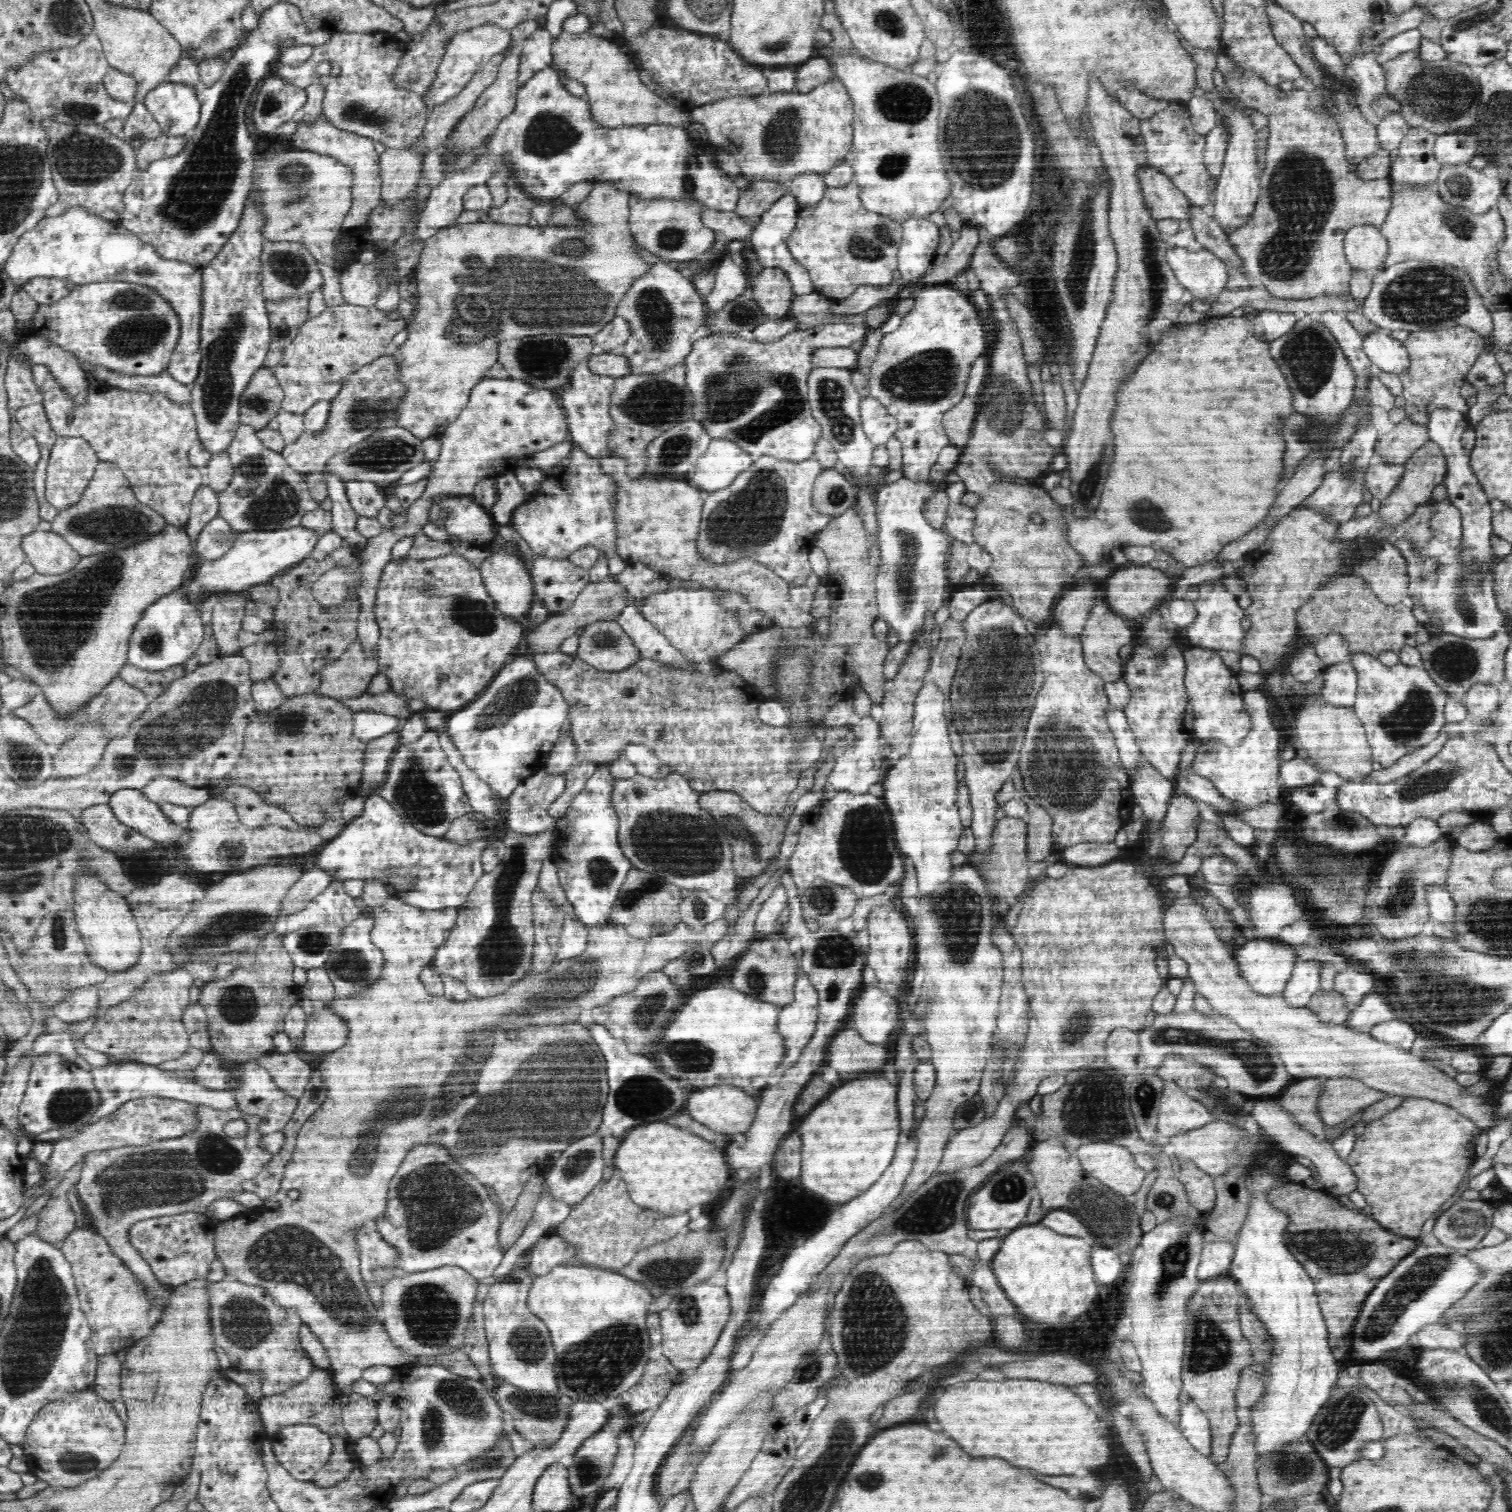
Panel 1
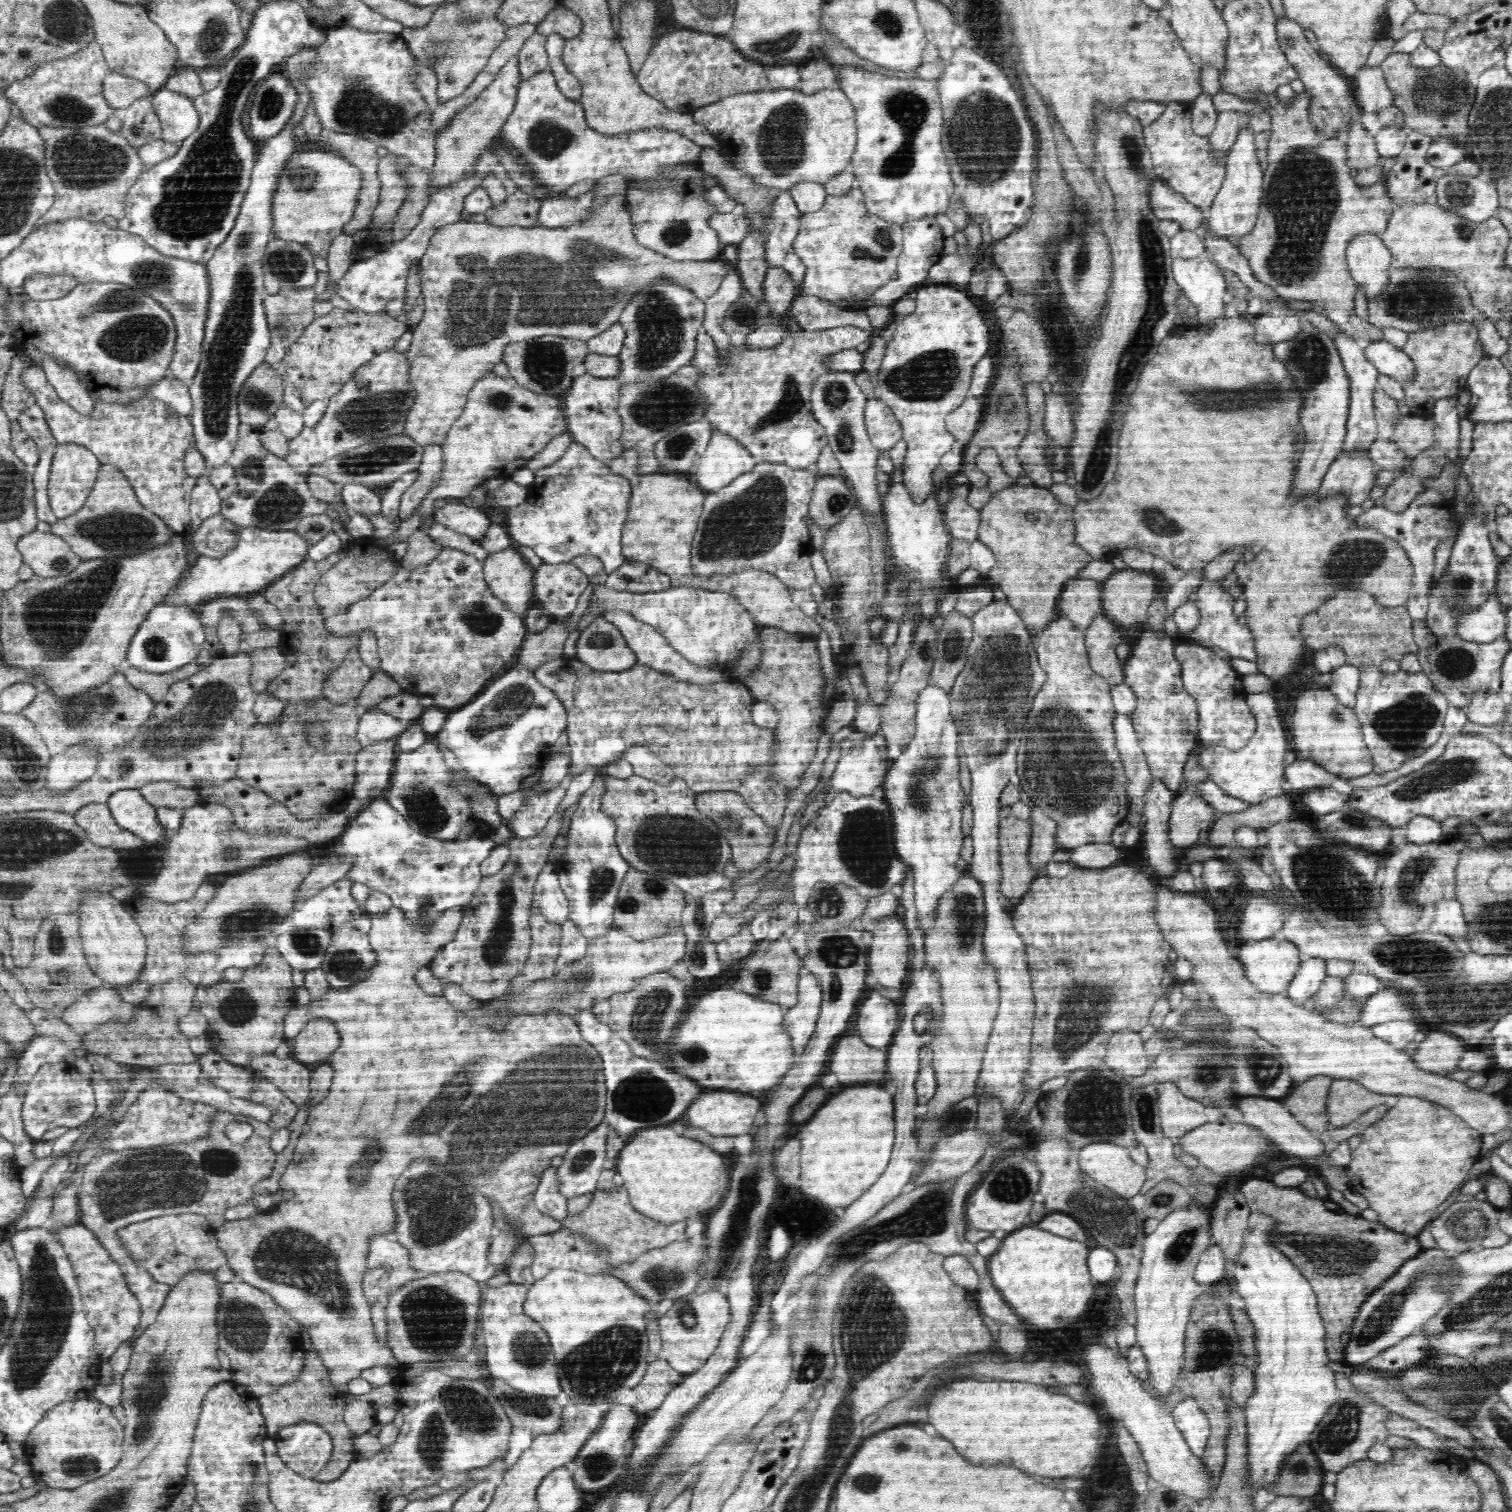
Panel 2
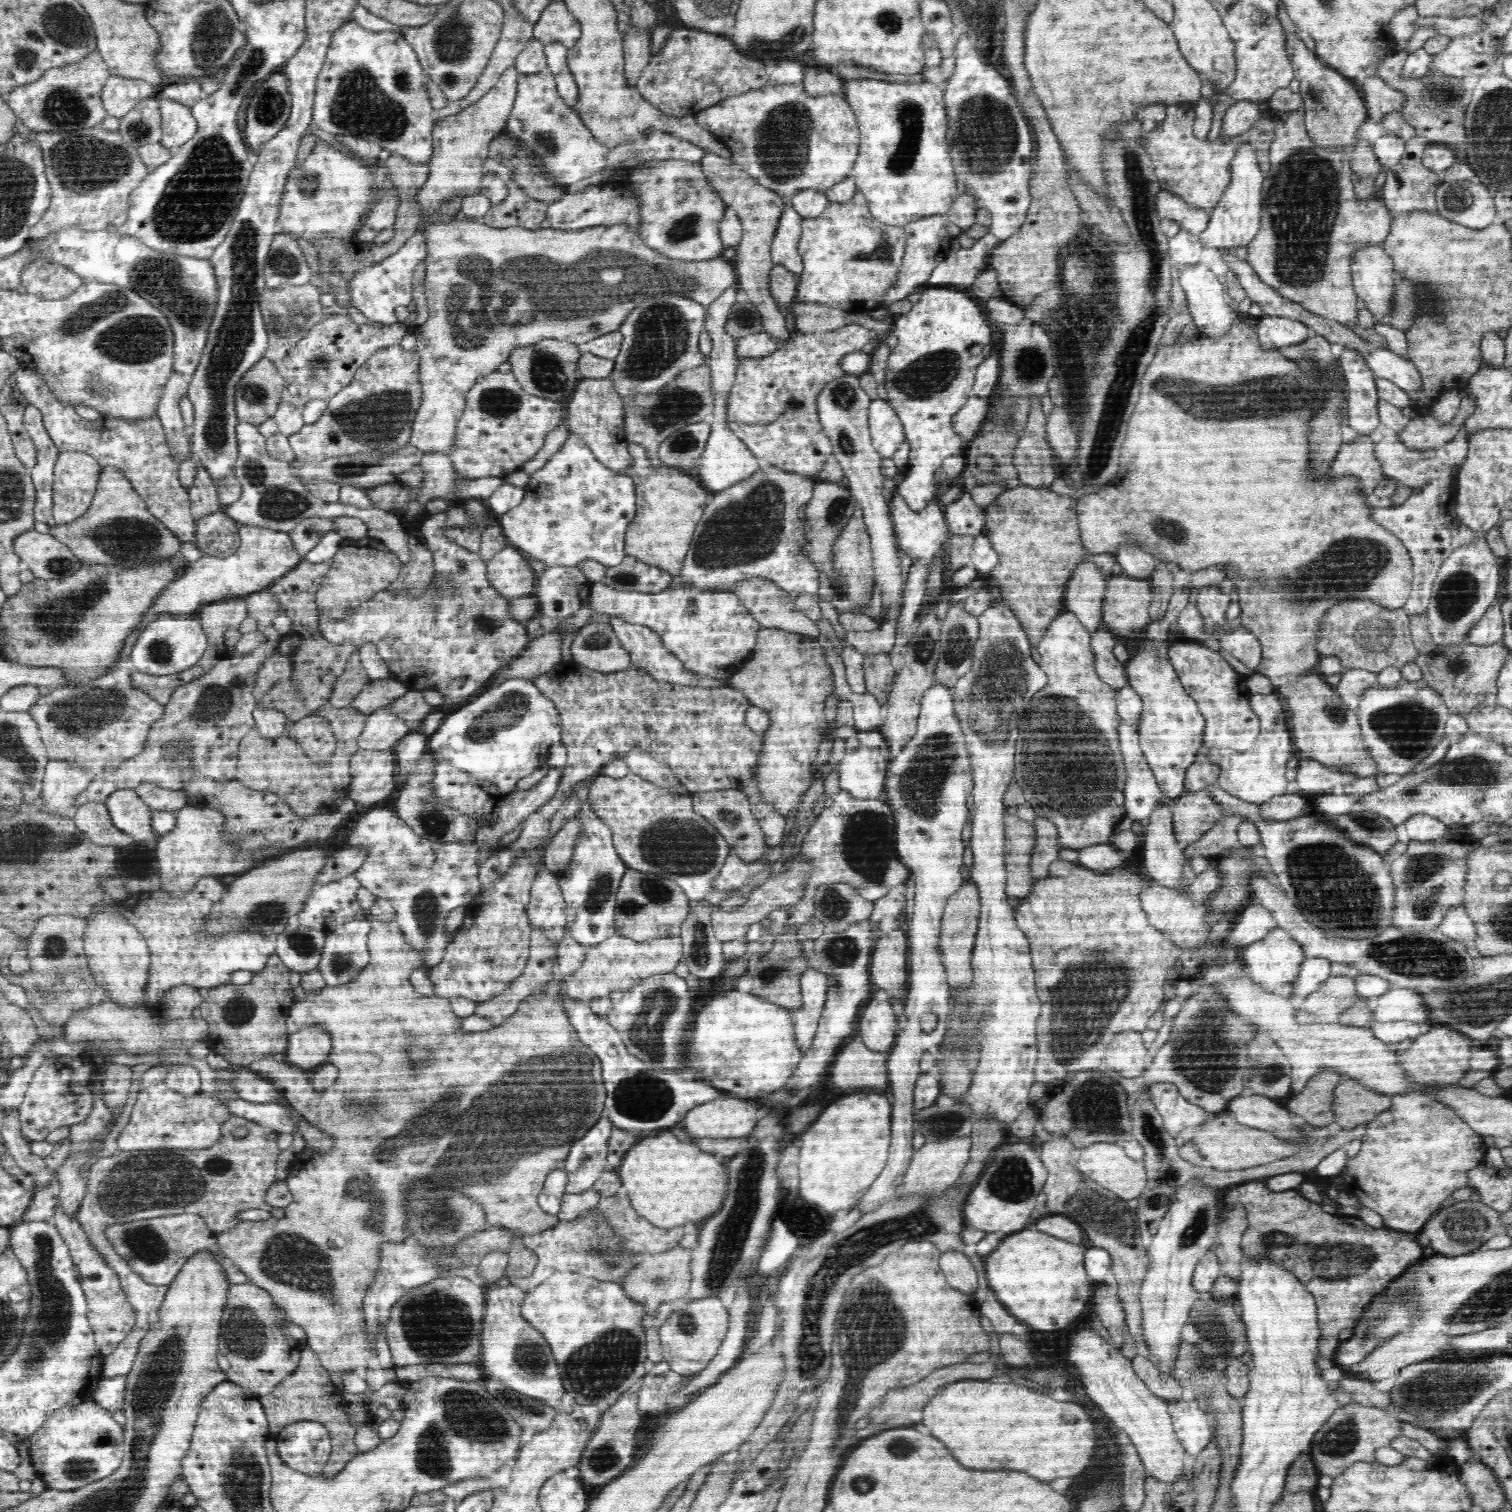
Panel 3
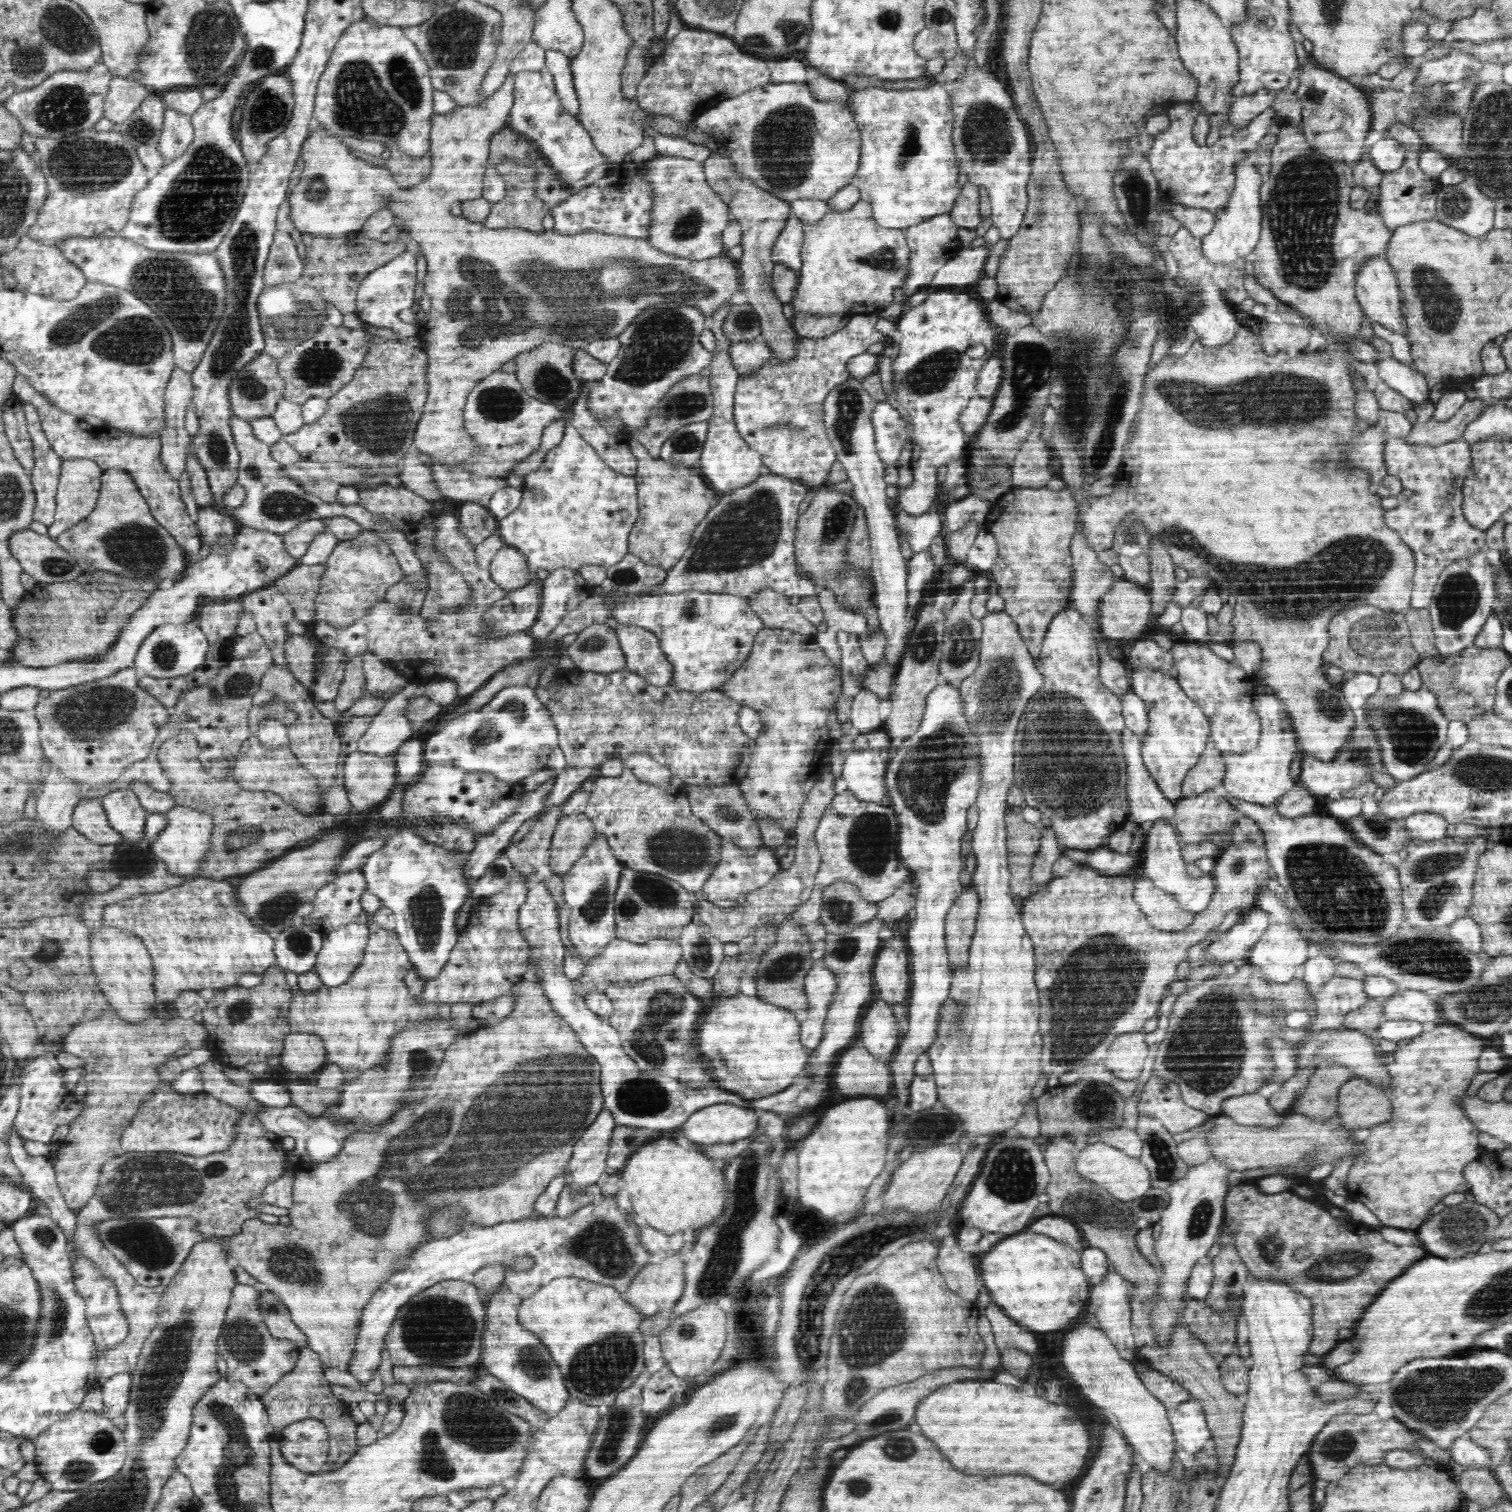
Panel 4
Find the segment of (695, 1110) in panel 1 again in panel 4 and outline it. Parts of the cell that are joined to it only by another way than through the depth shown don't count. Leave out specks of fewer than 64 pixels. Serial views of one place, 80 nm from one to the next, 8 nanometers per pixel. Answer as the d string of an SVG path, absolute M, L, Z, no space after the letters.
M714 1104L694 1112L682 1126L682 1132L688 1140L702 1146L728 1144L752 1136L758 1122L754 1108Z

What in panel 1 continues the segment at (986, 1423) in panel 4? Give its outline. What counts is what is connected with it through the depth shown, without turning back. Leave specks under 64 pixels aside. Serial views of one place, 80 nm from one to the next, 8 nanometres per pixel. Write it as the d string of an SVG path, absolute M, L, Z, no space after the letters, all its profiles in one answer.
M1036 1380L958 1382L946 1388L940 1394L940 1398L936 1398L934 1406L936 1406L936 1422L950 1438L960 1442L960 1446L964 1446L968 1454L1000 1456L1012 1462L1012 1466L1032 1468L1048 1476L1074 1474L1080 1468L1096 1468L1110 1460L1110 1438L1102 1438L1096 1432L1098 1416L1068 1386L1062 1384L1056 1386Z

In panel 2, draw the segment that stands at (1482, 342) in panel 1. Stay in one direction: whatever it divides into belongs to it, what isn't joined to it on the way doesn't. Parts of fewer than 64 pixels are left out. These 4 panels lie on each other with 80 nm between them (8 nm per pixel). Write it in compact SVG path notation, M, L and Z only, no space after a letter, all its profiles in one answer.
M1452 321L1439 327L1428 327L1408 333L1403 351L1414 363L1414 378L1404 383L1405 403L1410 407L1410 416L1430 416L1436 401L1444 397L1457 401L1458 412L1462 416L1471 408L1465 408L1458 401L1458 394L1467 390L1467 378L1470 371L1486 354L1480 342L1478 327L1470 321Z

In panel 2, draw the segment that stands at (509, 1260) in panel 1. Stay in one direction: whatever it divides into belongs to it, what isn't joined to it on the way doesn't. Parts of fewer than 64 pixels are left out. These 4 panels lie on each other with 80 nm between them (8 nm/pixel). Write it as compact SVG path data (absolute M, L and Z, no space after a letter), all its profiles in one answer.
M556 1167L547 1168L540 1176L540 1184L534 1194L535 1207L560 1222L567 1217L567 1198L560 1193Z

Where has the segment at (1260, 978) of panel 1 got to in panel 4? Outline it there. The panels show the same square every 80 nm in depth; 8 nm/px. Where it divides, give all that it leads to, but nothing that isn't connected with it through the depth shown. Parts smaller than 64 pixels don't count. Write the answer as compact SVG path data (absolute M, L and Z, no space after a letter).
M1271 922L1263 937L1250 948L1248 962L1262 970L1273 984L1296 980L1298 968L1308 960L1308 940L1298 927Z

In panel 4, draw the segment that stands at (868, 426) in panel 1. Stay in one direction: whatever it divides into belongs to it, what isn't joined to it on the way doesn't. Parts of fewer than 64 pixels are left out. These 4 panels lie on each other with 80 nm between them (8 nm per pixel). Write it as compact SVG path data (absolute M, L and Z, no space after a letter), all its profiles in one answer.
M887 401L877 402L872 412L875 445L879 457L886 466L897 466L900 452L908 442L907 424L900 413Z

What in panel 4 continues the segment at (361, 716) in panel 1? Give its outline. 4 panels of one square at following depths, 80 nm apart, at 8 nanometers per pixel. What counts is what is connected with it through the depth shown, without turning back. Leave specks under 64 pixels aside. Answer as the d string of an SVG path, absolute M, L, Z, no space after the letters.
M410 683L392 695L382 710L372 717L368 730L356 743L357 750L371 752L380 758L393 756L408 738L418 734L412 729L408 717L404 716L404 710L414 696L426 696L426 686Z

